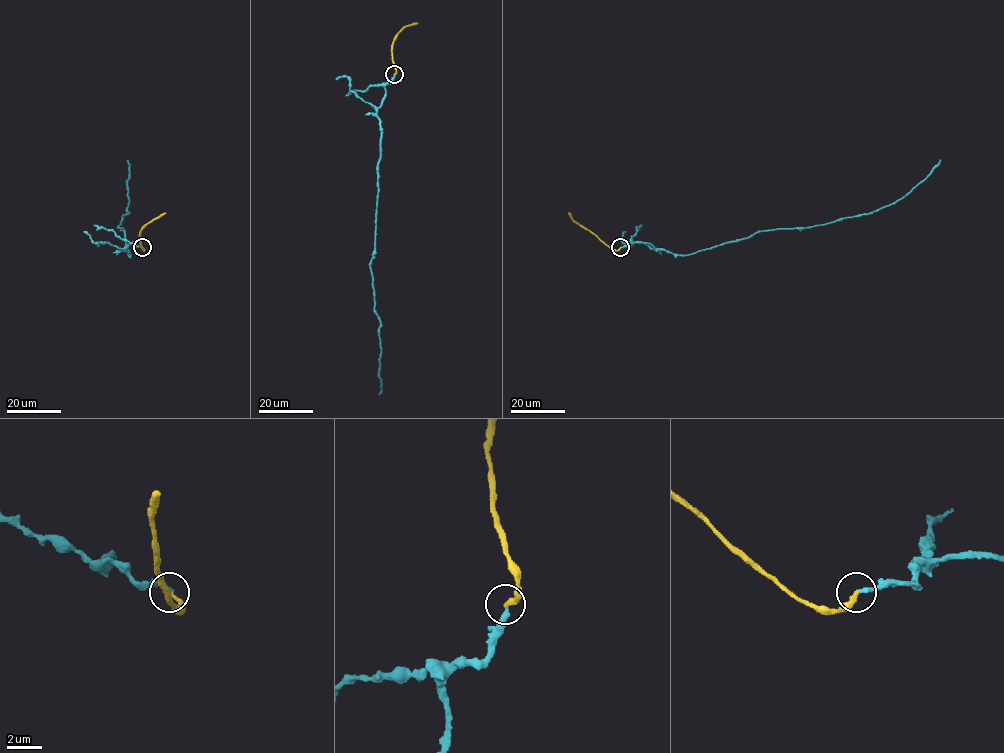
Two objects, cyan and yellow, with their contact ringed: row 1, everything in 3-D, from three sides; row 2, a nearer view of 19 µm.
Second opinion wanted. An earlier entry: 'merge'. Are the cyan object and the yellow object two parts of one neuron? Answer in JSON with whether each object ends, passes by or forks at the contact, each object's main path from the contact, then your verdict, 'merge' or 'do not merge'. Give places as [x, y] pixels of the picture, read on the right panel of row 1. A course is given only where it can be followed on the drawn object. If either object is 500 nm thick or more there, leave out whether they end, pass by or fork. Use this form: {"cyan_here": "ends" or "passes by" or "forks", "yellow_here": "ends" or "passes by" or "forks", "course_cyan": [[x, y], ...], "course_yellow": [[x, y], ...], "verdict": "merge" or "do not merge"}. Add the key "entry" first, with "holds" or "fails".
{"entry": "fails", "cyan_here": "ends", "yellow_here": "ends", "course_cyan": [[620, 247], [643, 242], [657, 249], [688, 255], [761, 231], [816, 226], [872, 213], [906, 195], [940, 159]], "course_yellow": [[620, 247], [614, 250], [569, 213]], "verdict": "do not merge"}

